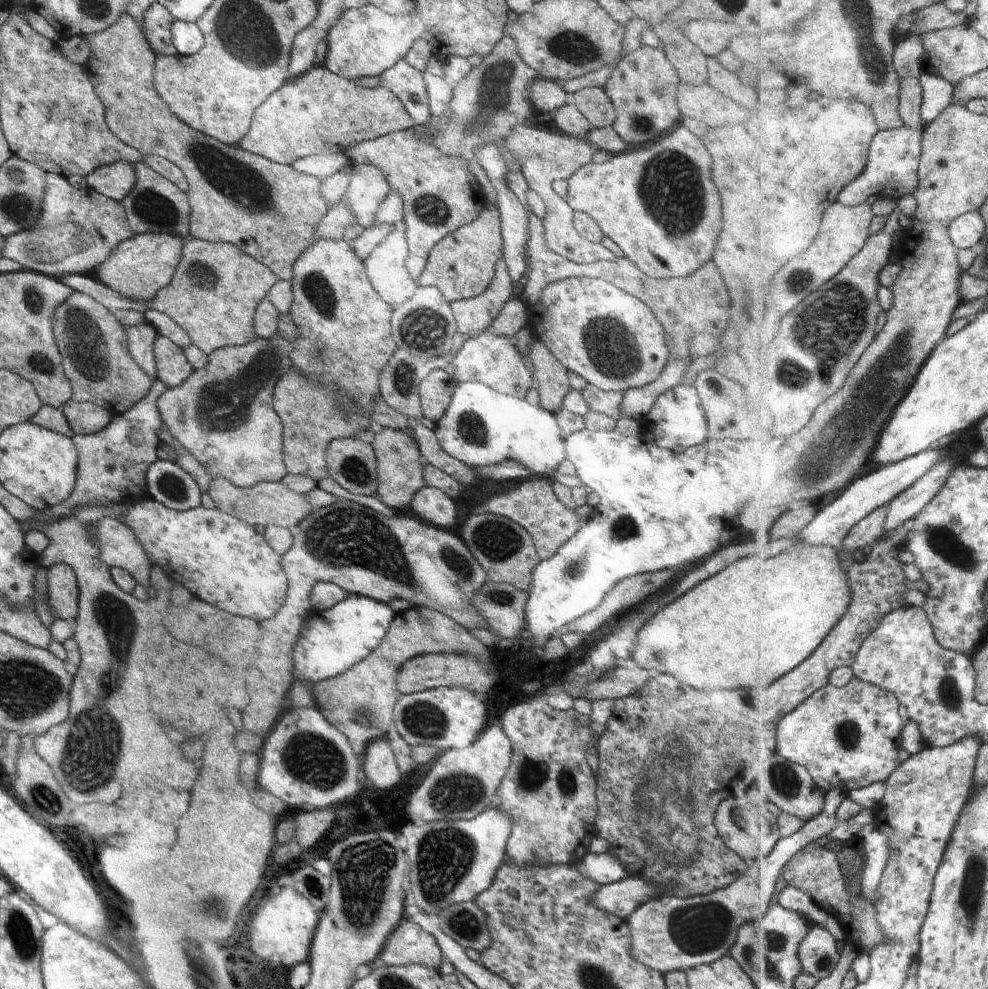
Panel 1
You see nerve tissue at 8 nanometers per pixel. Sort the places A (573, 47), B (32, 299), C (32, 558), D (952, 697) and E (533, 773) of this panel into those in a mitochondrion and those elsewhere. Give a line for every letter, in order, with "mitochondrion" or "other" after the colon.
A: mitochondrion
B: mitochondrion
C: other
D: mitochondrion
E: mitochondrion

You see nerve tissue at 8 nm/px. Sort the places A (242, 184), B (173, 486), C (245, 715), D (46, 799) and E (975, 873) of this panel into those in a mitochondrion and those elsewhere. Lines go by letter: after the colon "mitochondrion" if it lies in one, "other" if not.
A: mitochondrion
B: mitochondrion
C: other
D: mitochondrion
E: mitochondrion

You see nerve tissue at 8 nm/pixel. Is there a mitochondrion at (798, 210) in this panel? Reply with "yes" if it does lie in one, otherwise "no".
no

